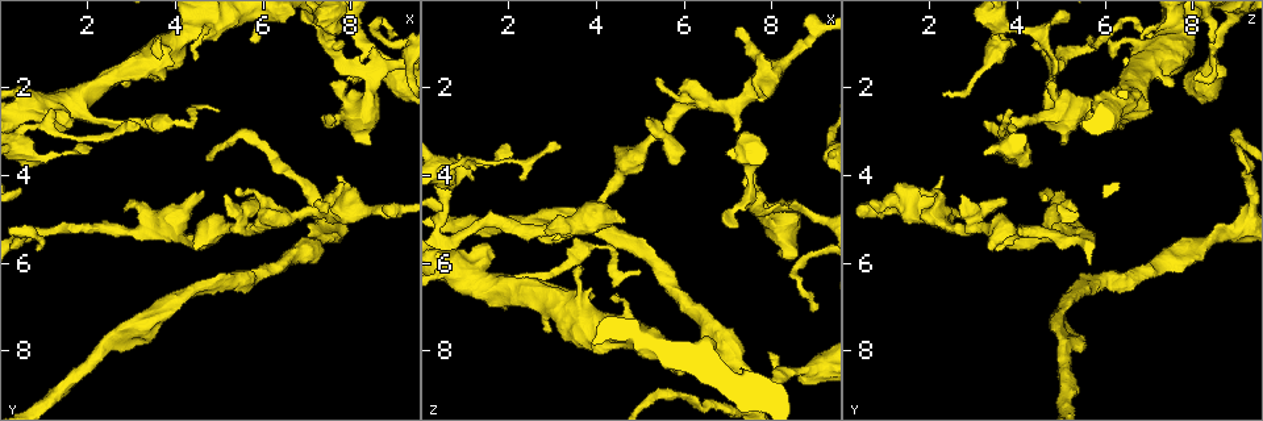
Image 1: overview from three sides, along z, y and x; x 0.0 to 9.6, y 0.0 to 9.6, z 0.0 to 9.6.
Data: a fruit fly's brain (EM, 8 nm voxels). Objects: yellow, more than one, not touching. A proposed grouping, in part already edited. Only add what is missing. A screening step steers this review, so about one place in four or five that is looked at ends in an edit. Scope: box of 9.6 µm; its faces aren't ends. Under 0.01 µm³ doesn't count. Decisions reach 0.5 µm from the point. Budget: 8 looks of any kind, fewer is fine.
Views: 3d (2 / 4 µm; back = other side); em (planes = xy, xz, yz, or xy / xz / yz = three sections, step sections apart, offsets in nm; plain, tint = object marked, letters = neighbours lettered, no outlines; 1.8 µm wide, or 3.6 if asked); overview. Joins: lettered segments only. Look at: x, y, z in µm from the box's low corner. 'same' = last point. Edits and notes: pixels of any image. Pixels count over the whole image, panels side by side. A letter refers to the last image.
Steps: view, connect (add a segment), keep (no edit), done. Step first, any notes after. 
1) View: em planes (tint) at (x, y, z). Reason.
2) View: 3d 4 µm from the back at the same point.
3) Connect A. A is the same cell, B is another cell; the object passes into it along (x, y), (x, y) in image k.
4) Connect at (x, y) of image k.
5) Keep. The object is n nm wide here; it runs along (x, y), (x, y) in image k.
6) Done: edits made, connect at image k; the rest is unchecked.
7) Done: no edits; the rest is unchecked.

View: 3d 2 µm from the back at (5.15, 4.45, 2.70). An open end.

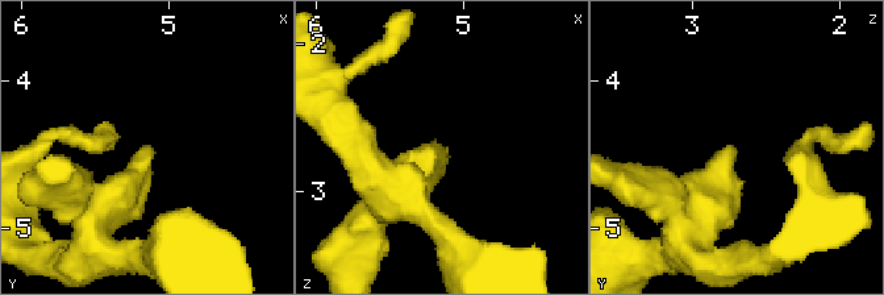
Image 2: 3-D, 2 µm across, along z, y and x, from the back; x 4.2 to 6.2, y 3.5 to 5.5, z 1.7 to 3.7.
View: em planes (letters) at (5.12, 4.42, 2.70).

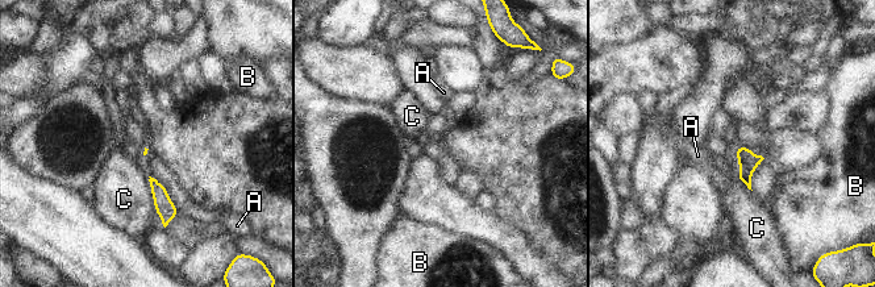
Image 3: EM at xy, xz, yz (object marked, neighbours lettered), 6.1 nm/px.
Keep. A, B and C are other cells; a border runs along (149, 184), (154, 208) in image 3; no lettered segment goes on from it.

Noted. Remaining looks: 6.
View: em planes (letters) at (0.90, 5.70, 3.45). Free end.

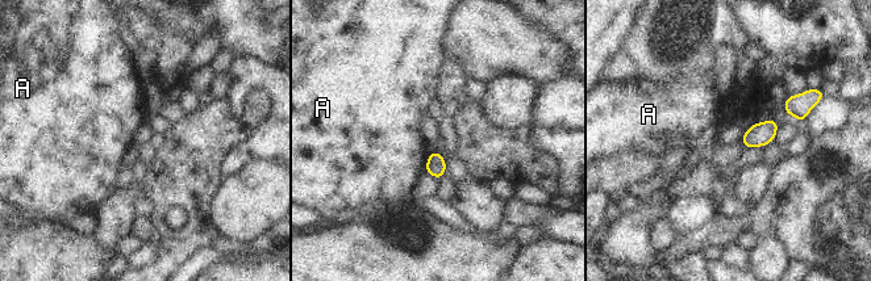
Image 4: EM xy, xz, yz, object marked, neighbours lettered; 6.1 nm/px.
Keep. A is another cell; a border runs along (432, 150), (424, 170) in image 4; none of them fits.

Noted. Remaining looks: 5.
View: 3d 2 µm at (1.50, 2.70, 5.60). Stops while still wide.

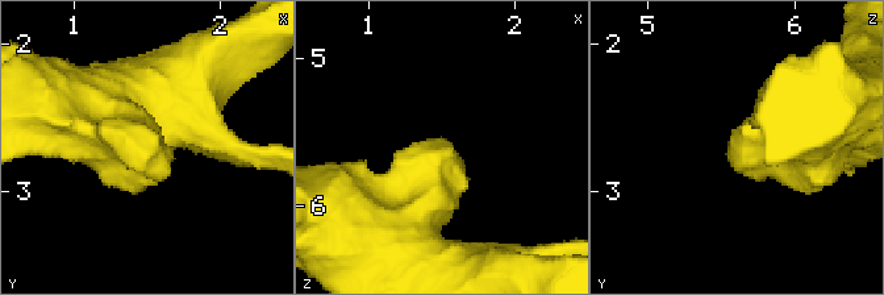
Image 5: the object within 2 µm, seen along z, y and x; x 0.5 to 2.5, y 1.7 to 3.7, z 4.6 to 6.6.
View: em xz step 8 (letters) at (1.56, 2.78, 5.60). Shape alone is not enough.

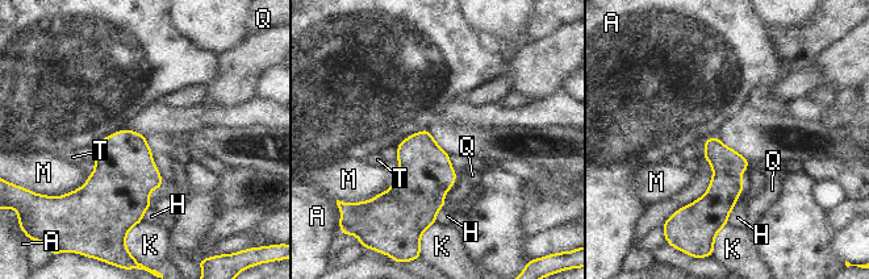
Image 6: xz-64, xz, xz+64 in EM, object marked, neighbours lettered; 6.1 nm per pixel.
View: em planes (letters) at the same point.

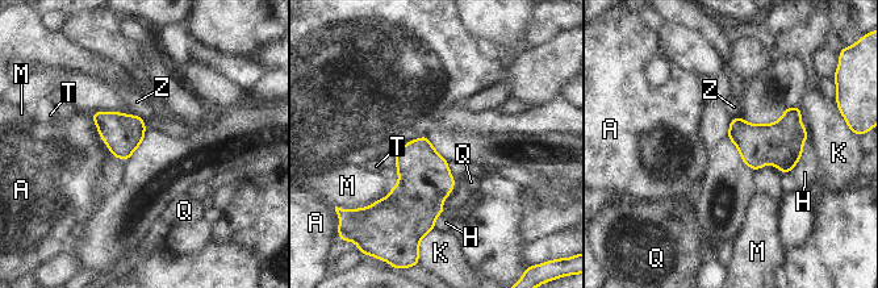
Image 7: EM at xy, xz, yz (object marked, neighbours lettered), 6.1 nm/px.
Keep. A, H, K, M, Q, T and Z are other cells; a border runs along (88, 113), (100, 140), (112, 155) in image 7; none of them fits.

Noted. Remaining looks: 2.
View: em planes (letters) at (7.20, 4.65, 0.65). Branch stops here.

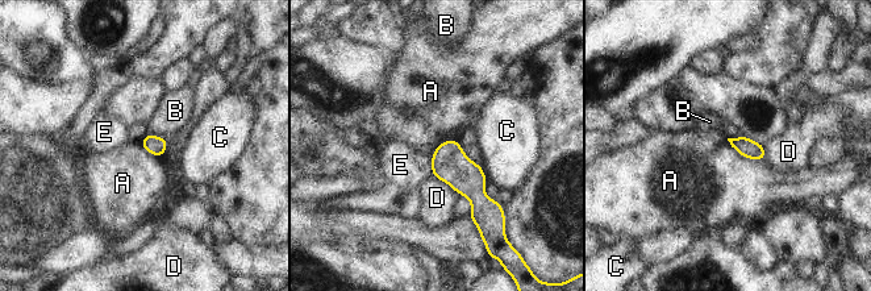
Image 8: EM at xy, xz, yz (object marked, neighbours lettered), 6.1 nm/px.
Keep. A, B, C, D and E are other cells; a border runs along (728, 140), (741, 156), (763, 161) in image 8; none of them fits.

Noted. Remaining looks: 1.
Done: no edits; the rest is unchecked.

